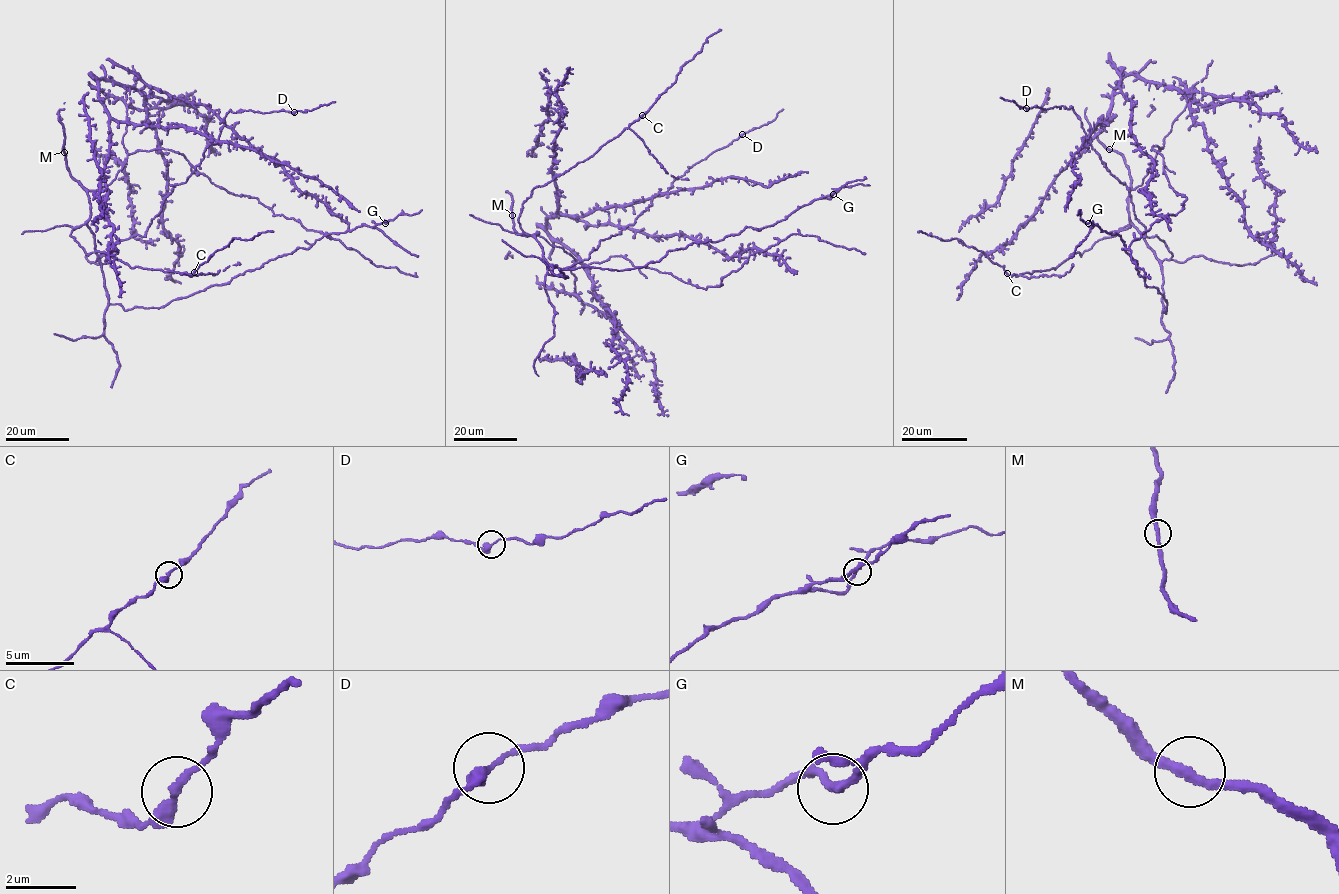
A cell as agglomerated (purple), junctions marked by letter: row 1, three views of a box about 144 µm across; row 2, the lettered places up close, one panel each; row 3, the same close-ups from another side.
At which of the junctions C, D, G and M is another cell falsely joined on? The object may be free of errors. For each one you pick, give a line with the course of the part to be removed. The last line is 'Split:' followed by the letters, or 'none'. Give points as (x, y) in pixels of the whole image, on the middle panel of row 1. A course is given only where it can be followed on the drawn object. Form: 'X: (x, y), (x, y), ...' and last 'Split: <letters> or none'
Split: none

